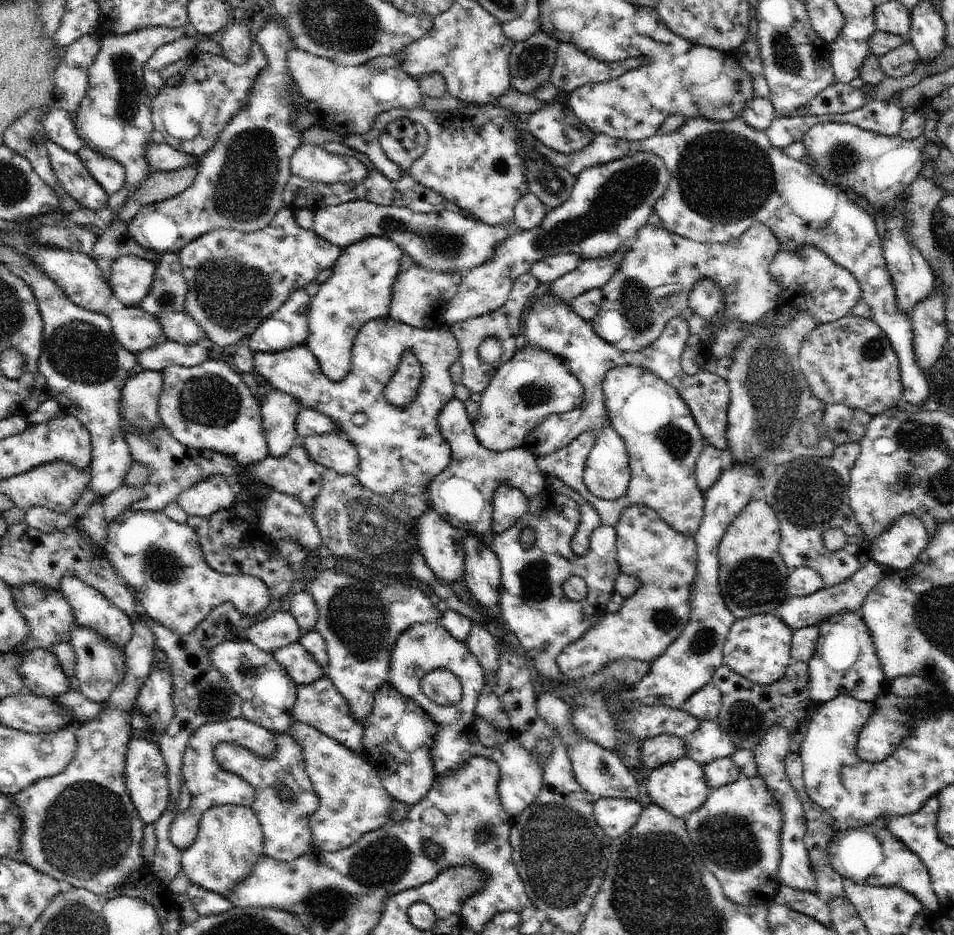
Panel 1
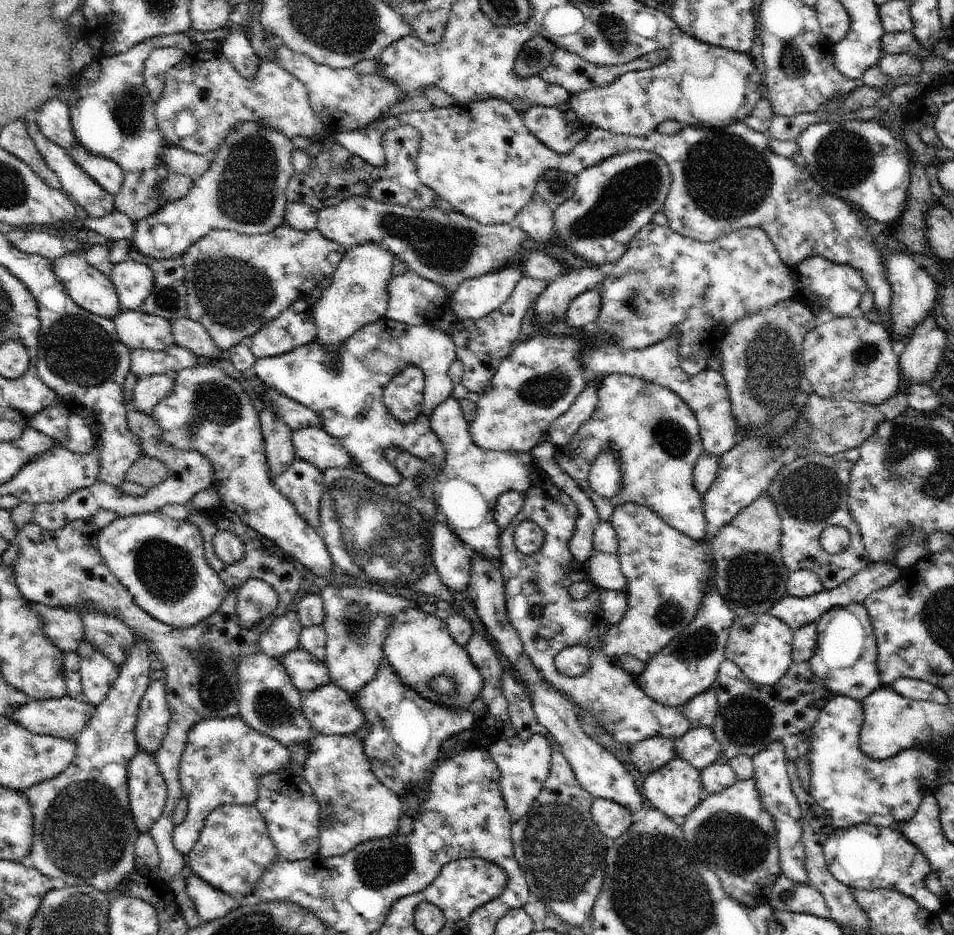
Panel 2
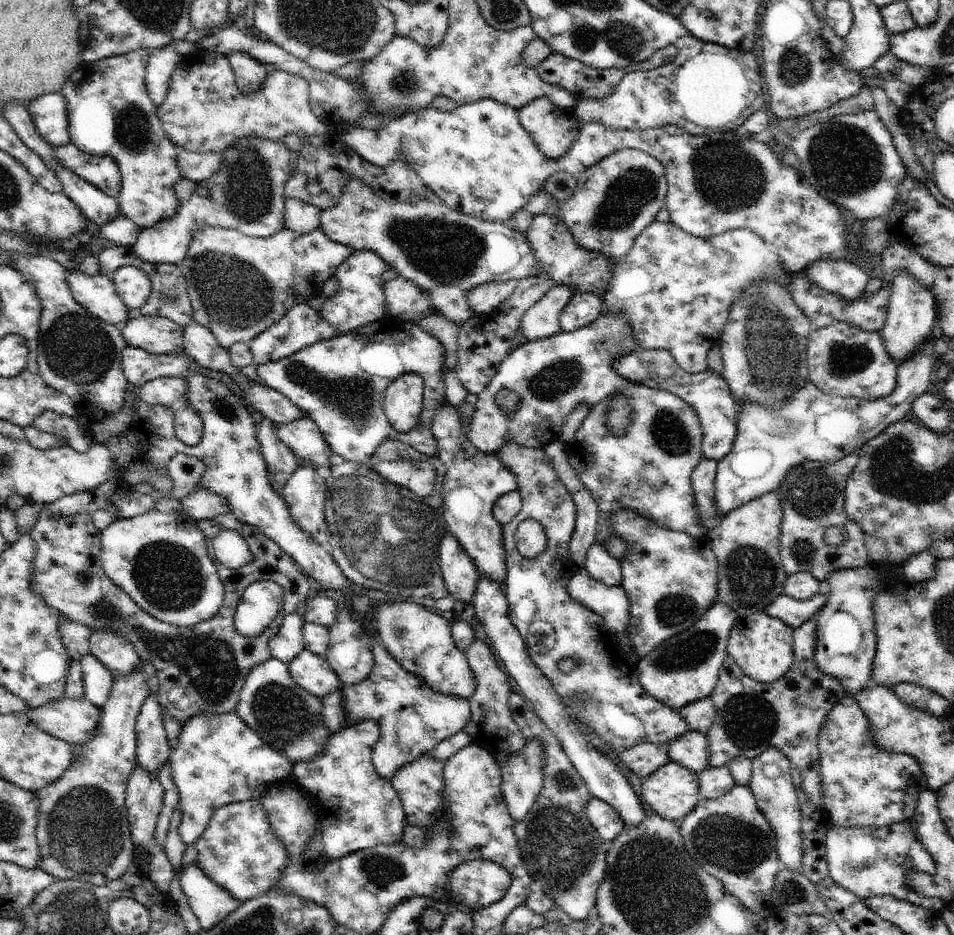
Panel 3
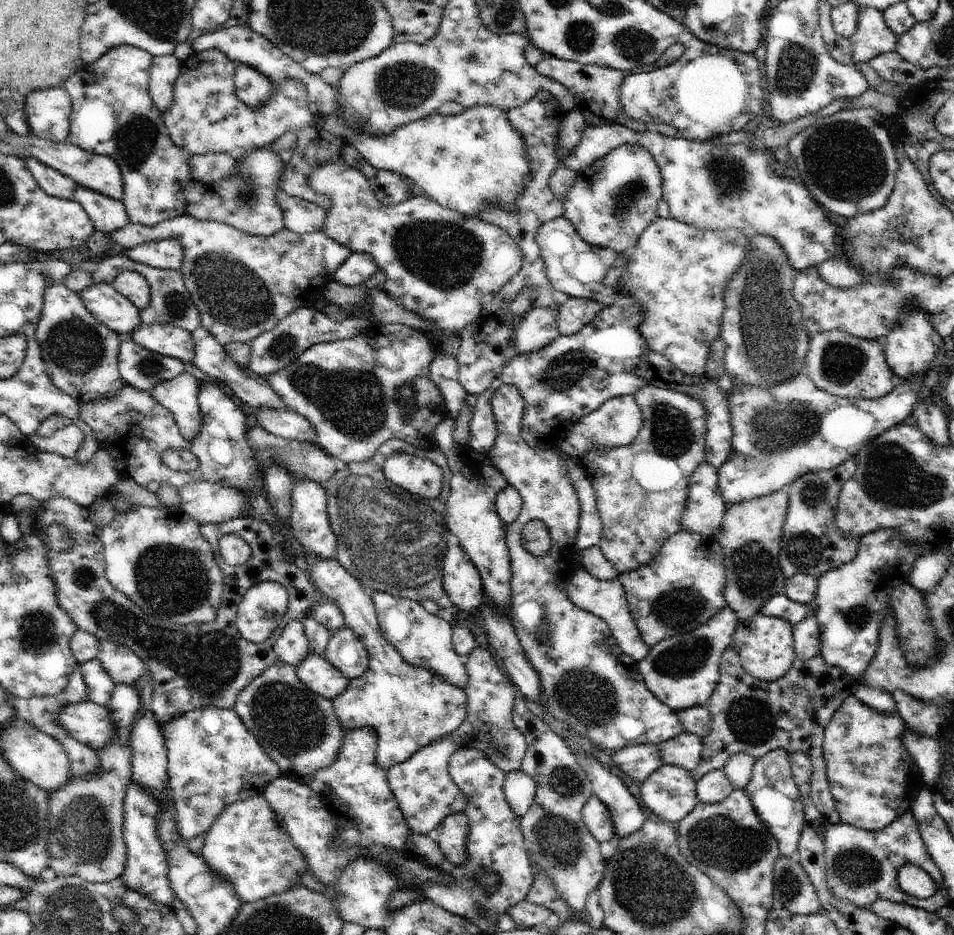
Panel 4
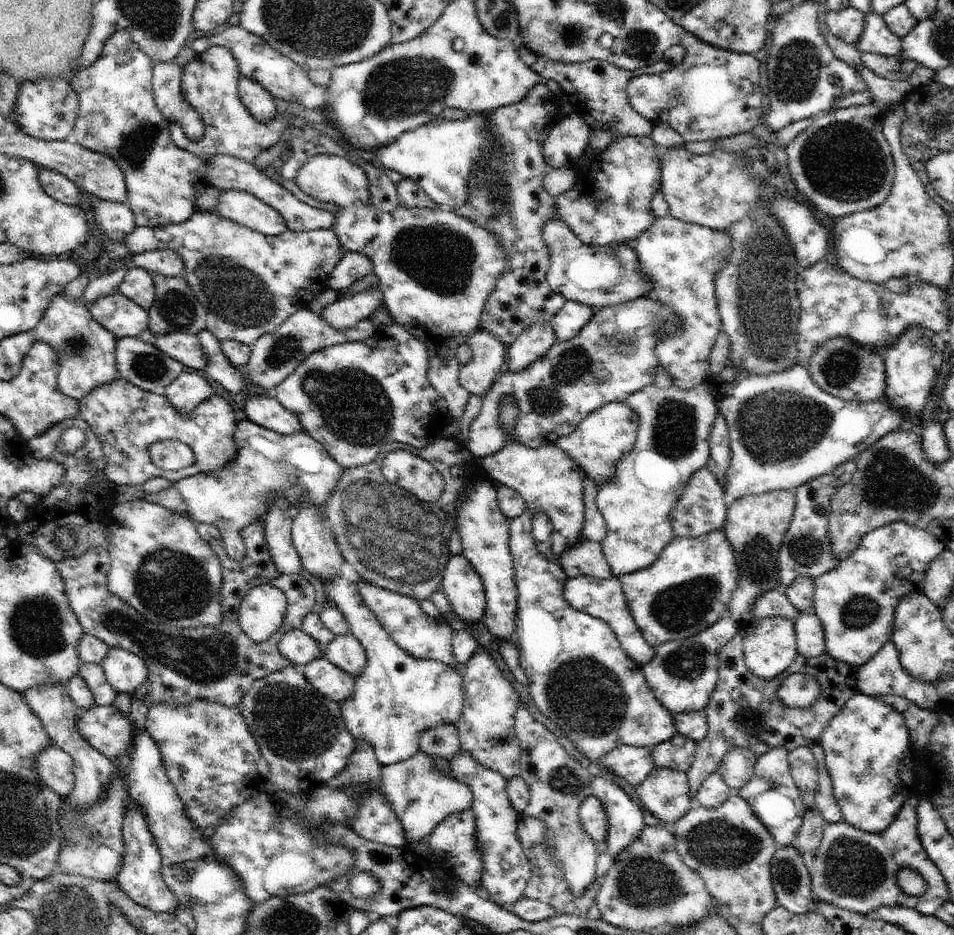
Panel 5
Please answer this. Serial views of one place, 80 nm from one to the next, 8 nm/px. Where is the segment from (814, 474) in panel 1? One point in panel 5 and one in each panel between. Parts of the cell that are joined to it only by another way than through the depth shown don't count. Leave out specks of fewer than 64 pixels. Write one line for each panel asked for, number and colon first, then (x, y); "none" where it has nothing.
2: (811, 493)
3: (812, 495)
4: (811, 544)
5: (805, 551)

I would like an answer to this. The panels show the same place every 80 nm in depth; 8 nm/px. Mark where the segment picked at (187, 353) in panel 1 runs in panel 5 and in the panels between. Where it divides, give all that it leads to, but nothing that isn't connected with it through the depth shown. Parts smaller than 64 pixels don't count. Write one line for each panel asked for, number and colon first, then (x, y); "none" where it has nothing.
2: (144, 363)
3: (139, 366)
4: (144, 369)
5: (139, 362)

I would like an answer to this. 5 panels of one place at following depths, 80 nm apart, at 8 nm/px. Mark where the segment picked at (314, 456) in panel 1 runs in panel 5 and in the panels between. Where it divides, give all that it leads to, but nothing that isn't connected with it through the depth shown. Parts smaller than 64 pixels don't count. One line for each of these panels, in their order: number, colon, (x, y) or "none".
2: (311, 443)
3: (303, 436)
4: (288, 424)
5: (265, 410)

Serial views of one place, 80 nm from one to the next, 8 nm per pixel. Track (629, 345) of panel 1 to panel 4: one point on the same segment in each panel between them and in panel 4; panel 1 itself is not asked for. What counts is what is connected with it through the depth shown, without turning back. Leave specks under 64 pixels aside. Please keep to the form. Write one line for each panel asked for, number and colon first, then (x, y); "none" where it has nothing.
2: (666, 284)
3: (676, 289)
4: (678, 272)

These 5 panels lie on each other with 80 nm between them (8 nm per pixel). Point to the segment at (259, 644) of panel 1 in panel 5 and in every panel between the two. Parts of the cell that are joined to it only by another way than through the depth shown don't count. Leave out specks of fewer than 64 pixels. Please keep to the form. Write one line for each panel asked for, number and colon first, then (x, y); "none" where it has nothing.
2: (284, 634)
3: (288, 643)
4: (293, 646)
5: (300, 648)

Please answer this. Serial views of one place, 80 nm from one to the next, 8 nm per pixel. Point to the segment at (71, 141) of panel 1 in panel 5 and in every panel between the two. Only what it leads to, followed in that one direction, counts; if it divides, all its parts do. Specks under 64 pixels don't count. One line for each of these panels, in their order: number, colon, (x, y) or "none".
2: (53, 119)
3: (49, 112)
4: (49, 110)
5: (47, 109)

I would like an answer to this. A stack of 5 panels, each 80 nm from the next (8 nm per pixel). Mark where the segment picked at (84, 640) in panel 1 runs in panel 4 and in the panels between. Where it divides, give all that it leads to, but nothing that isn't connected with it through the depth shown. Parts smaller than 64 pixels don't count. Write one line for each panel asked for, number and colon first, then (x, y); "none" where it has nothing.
2: (98, 673)
3: (98, 680)
4: (100, 687)

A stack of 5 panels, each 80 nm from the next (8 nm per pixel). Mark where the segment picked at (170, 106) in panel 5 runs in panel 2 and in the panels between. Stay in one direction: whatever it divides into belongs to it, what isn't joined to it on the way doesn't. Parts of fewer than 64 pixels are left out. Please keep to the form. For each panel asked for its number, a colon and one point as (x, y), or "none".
2: (161, 59)
3: (162, 62)
4: (164, 71)

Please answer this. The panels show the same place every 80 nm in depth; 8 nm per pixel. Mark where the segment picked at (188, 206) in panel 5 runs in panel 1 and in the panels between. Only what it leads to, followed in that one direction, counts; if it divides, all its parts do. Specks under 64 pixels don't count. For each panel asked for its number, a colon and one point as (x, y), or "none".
1: (114, 118)
2: (112, 114)
3: (110, 112)
4: (113, 114)

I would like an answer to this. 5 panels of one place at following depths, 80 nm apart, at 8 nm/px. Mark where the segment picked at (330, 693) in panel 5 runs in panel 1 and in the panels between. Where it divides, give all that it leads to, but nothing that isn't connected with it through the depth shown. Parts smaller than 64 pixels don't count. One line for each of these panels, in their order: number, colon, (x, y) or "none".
1: (300, 665)
2: (308, 672)
3: (313, 673)
4: (315, 671)

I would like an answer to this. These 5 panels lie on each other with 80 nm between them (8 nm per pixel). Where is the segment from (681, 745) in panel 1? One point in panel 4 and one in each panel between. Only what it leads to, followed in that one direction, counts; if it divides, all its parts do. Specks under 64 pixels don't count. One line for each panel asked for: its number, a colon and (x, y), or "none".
2: (648, 756)
3: (643, 759)
4: (637, 761)

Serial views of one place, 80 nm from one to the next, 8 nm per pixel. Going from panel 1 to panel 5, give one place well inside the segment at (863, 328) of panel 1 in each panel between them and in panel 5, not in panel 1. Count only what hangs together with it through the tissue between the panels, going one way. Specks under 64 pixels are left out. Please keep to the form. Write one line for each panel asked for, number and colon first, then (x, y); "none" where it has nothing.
2: (851, 358)
3: (844, 361)
4: (843, 365)
5: (841, 368)

